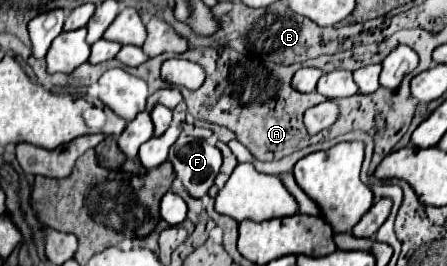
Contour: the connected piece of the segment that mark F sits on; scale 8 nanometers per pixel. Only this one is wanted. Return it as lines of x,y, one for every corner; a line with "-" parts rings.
180,135
174,147
170,147
168,161
172,161
176,177
182,179
188,193
196,199
208,195
222,167
222,155
218,147
188,135

